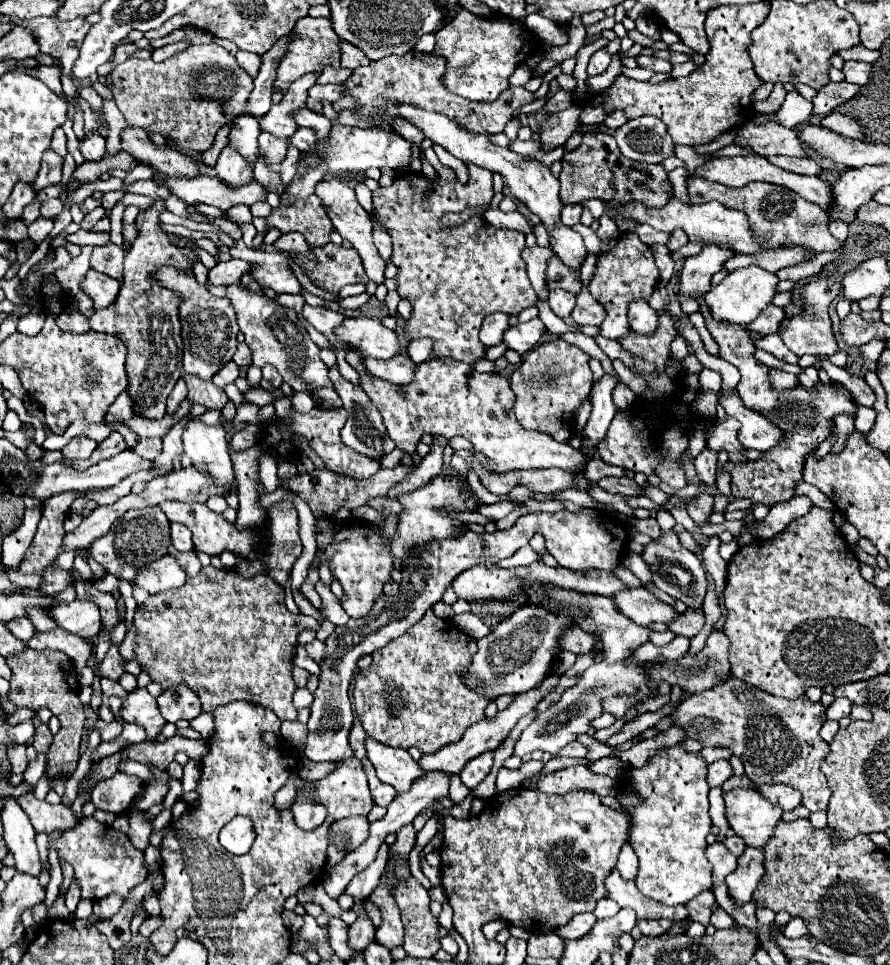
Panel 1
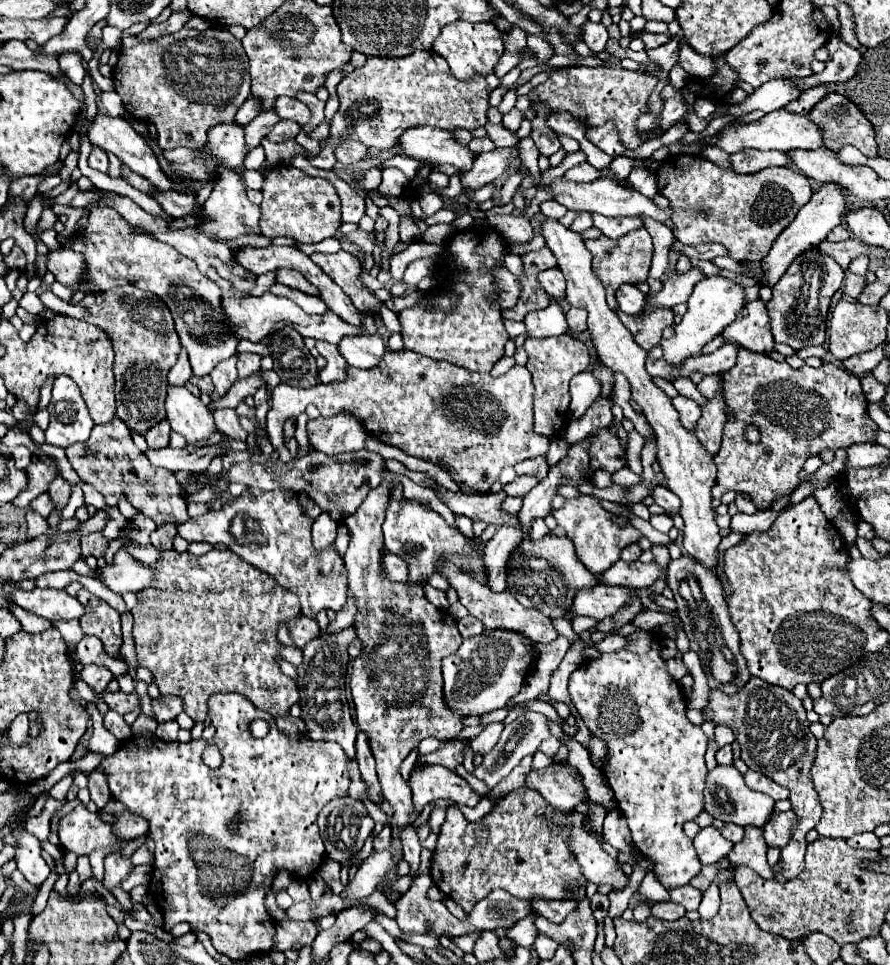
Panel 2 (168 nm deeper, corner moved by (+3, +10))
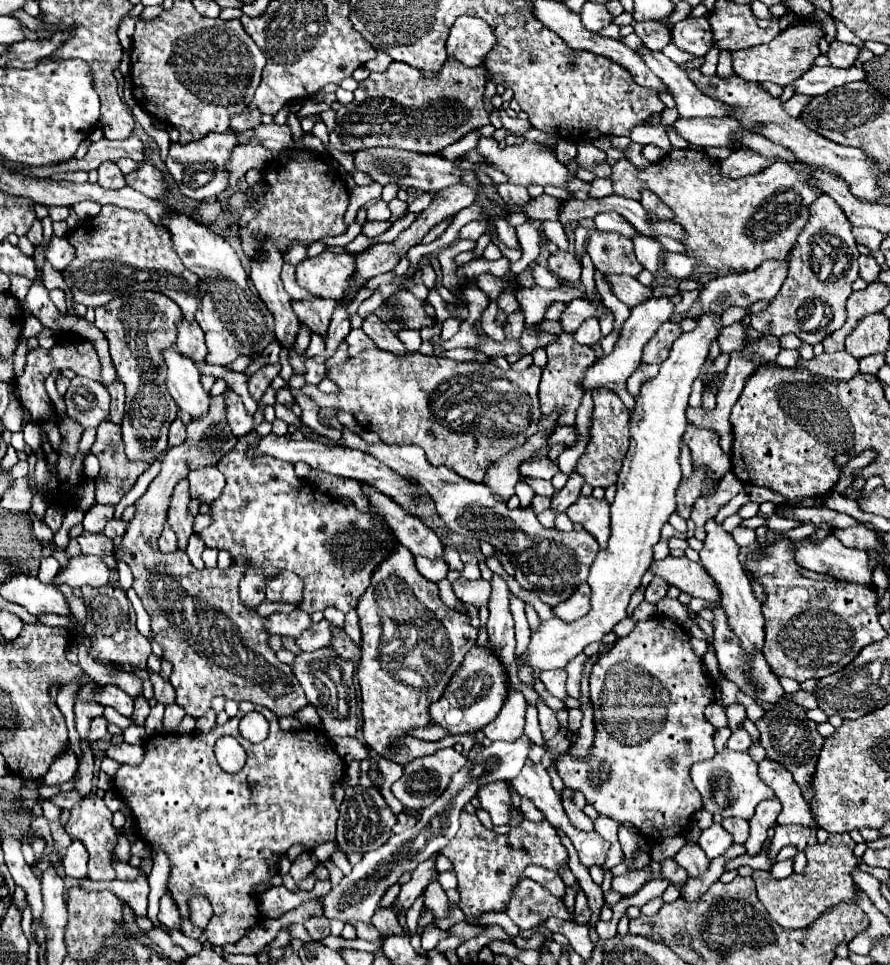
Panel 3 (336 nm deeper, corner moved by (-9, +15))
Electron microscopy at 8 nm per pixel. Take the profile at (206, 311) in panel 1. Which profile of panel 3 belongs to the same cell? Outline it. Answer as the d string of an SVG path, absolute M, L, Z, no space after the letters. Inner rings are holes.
M104 205L96 217L84 219L72 229L68 241L76 249L76 257L62 271L62 277L72 289L76 303L96 309L126 293L158 291L178 303L186 319L194 319L198 309L198 277L184 269L172 247L170 233L154 225L146 213Z

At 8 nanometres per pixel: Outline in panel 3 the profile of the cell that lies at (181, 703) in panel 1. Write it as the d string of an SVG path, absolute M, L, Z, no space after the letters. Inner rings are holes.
M172 703L172 705L166 705L166 713L164 713L164 729L166 731L176 731L176 727L180 725L180 721L184 719L184 709L180 709L180 705Z

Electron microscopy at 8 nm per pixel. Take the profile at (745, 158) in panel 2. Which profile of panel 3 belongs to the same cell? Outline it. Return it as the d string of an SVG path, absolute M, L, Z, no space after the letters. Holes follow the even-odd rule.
M736 147L732 151L732 155L720 163L720 173L724 177L728 177L728 179L738 179L738 177L746 177L746 175L752 175L752 173L758 173L770 163L772 163L770 159L760 157L752 149Z

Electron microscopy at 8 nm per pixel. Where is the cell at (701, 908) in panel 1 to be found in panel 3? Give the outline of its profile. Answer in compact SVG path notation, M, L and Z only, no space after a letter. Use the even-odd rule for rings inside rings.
M664 859L660 865L662 865L662 877L664 877L666 881L670 881L670 883L682 887L684 881L688 879L686 869L682 869L680 865L676 865L674 859Z

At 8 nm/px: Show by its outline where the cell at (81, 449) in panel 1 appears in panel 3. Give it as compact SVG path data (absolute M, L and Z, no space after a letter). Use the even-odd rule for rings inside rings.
M74 377L66 391L66 413L74 417L84 429L98 427L110 413L108 389L88 377Z

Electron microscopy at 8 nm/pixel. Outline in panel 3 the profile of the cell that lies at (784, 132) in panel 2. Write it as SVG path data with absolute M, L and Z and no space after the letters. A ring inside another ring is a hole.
M706 117L706 119L678 119L674 131L692 145L698 147L736 147L734 131L742 129L742 123L734 117Z

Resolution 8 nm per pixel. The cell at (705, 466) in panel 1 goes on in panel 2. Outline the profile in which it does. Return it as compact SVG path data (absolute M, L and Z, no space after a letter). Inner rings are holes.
M714 398L708 400L706 406L702 406L702 418L696 424L696 438L700 440L700 444L708 450L708 454L716 454L720 448L720 440L722 440L722 428L726 424L726 416L724 416L724 400L722 398Z

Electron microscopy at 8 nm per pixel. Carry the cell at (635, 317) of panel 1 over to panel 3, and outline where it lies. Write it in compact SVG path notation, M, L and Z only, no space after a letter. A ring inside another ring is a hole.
M606 275L606 281L610 283L610 289L612 293L622 301L626 303L628 307L636 307L640 305L642 301L646 301L650 297L650 287L644 287L642 283L638 283L634 277L628 277L628 275Z

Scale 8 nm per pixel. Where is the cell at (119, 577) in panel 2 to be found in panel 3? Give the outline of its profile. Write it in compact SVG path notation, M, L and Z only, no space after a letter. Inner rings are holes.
M80 555L80 557L74 557L70 559L62 571L54 577L54 585L70 585L70 587L84 587L84 585L90 585L90 587L102 587L108 583L108 575L110 575L110 569L102 563L100 557L86 557L86 555Z

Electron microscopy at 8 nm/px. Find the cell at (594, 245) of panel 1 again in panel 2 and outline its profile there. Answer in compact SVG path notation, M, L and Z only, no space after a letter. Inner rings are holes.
M592 214L594 226L608 238L620 238L632 230L644 228L642 218L608 218L602 214Z

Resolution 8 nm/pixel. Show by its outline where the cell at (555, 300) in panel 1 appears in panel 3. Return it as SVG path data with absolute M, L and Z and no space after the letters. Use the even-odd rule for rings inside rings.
M558 251L558 253L550 255L548 269L562 281L568 281L568 283L580 281L580 263L568 251Z

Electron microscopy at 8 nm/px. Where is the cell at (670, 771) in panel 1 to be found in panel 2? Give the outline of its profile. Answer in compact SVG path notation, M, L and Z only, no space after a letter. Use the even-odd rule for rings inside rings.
M638 630L628 636L630 646L618 652L602 654L598 660L582 662L582 666L570 676L570 696L576 706L580 718L590 728L590 732L602 738L608 744L608 756L602 764L602 772L614 790L618 808L628 820L628 828L632 834L634 846L652 862L652 874L666 888L674 890L678 886L686 886L696 878L702 870L702 862L692 846L692 840L682 832L682 824L694 820L704 810L704 778L706 764L704 752L708 738L686 718L686 700L680 692L676 680L666 672L666 662L660 658L660 638L652 632ZM616 694L624 694L624 698L632 698L632 706L636 706L636 718L640 718L640 726L632 730L632 734L608 734L604 726L600 726L600 706L608 702L608 698L616 698Z

